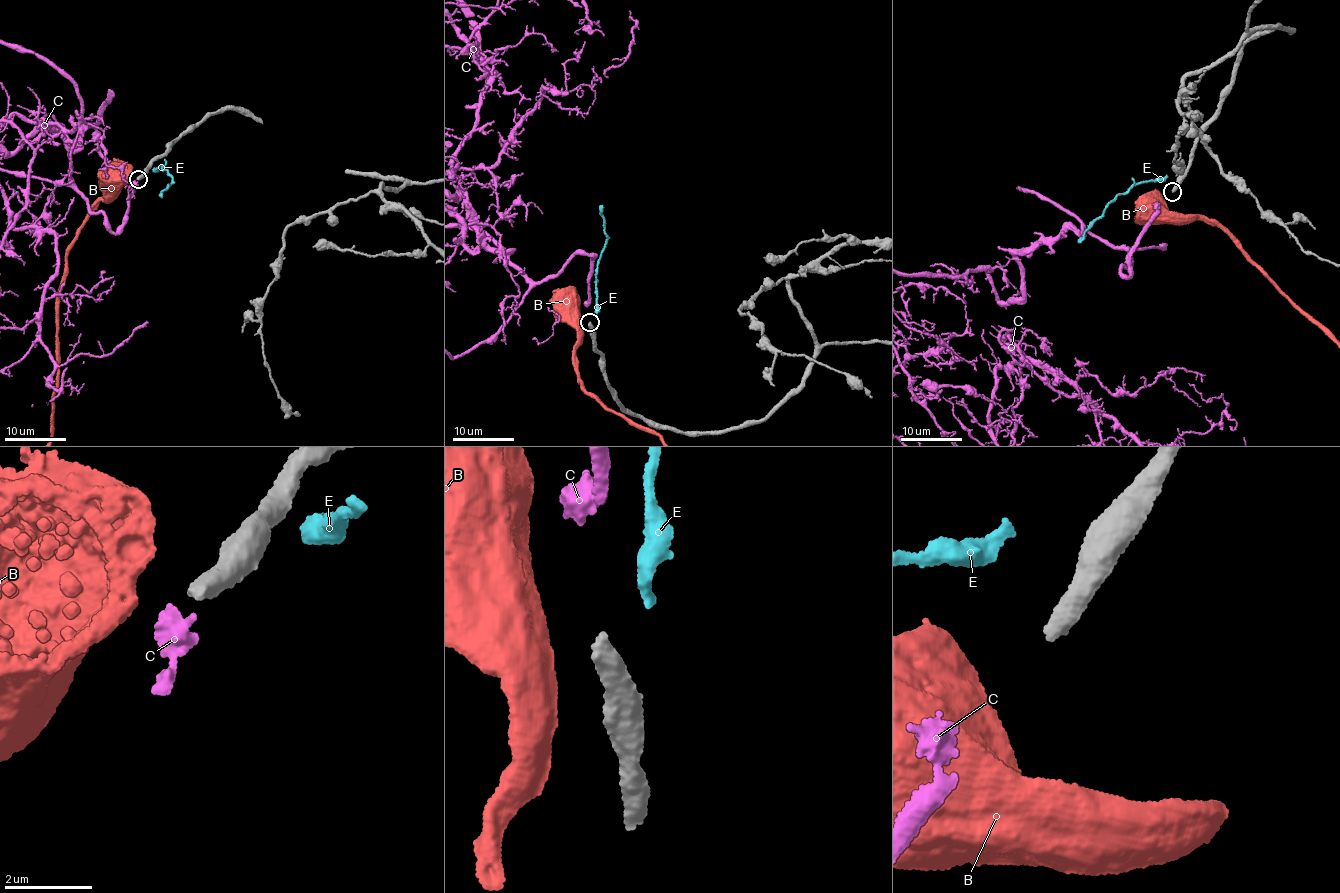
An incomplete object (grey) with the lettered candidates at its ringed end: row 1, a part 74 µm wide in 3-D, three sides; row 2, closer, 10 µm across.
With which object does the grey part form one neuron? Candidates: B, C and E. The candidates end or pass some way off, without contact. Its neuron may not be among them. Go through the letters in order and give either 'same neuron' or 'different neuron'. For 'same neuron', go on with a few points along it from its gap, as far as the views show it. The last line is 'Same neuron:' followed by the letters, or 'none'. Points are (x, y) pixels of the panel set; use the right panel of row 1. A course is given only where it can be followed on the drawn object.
B: different neuron
C: same neuron
E: different neuron
Same neuron: C

